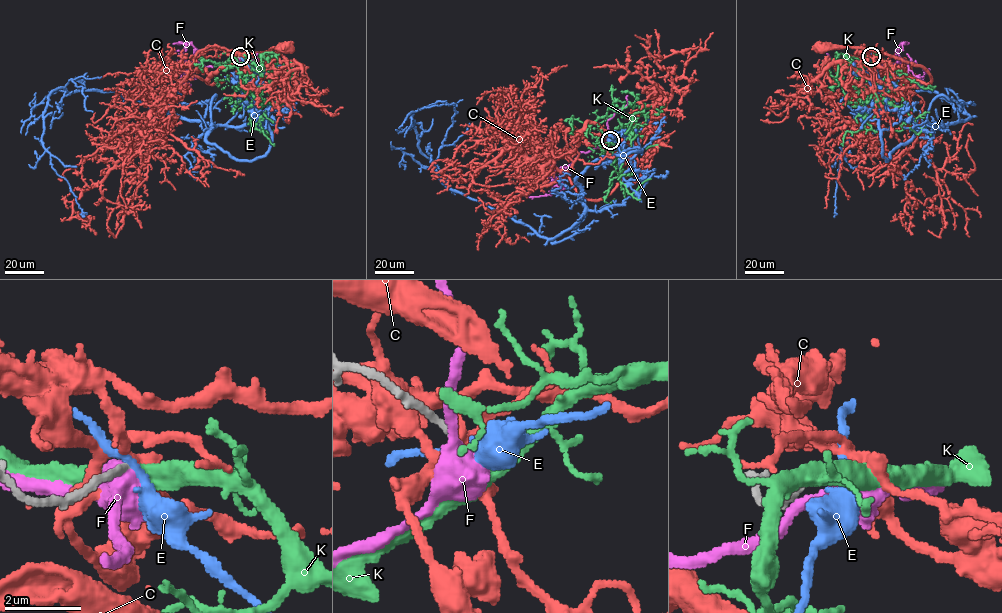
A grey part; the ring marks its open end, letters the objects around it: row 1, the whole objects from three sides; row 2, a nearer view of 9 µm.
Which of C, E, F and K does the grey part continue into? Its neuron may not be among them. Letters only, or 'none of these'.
K

